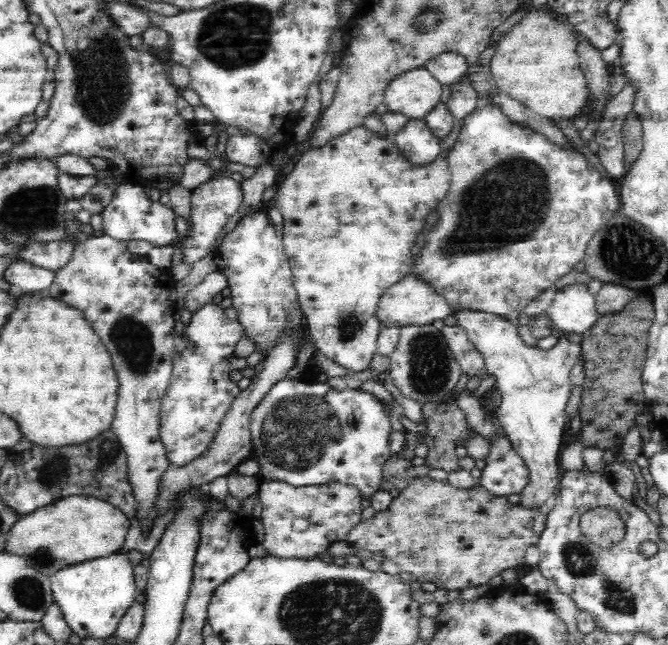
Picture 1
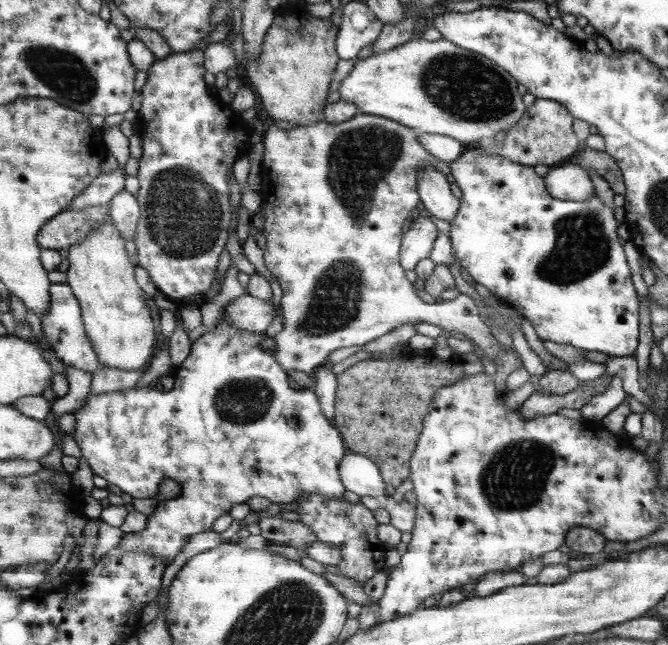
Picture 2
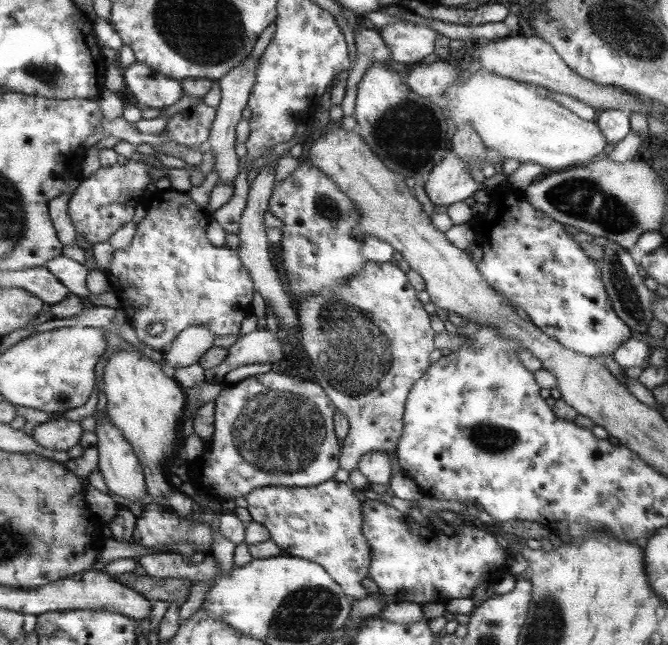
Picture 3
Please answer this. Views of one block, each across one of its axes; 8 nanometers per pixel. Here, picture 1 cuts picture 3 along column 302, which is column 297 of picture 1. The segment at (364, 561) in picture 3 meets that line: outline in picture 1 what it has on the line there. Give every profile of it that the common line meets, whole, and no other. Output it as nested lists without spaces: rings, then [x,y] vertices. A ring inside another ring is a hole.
[[[263,480],[259,484],[258,497],[262,501],[263,511],[256,524],[259,530],[259,541],[270,556],[283,559],[314,560],[320,559],[332,544],[347,540],[348,533],[363,521],[362,500],[360,491],[349,484],[330,483],[318,487],[294,487],[280,481]],[[294,520],[308,520],[308,527],[298,531],[294,529]]]

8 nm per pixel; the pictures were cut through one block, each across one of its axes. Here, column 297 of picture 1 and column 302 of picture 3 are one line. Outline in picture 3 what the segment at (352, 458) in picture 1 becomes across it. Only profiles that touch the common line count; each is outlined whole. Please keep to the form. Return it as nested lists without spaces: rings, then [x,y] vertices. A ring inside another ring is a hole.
[[[277,368],[249,376],[225,388],[214,398],[214,430],[198,459],[188,462],[189,481],[195,490],[219,501],[249,494],[255,488],[271,485],[312,487],[331,480],[339,469],[339,442],[333,434],[333,403],[313,380],[285,376]]]

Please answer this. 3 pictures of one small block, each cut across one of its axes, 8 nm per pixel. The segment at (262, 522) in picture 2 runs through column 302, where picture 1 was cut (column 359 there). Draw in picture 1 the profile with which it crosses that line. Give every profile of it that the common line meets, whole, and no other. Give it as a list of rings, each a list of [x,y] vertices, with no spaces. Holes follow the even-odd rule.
[[[426,476],[412,480],[397,498],[392,499],[388,509],[363,519],[348,533],[347,541],[358,550],[380,552],[397,564],[400,573],[410,574],[421,584],[431,582],[437,589],[464,591],[488,583],[491,577],[500,575],[506,568],[524,565],[525,552],[529,546],[538,544],[546,519],[546,513],[539,508],[524,508],[510,503],[507,497],[491,495],[480,484],[462,489],[448,481],[432,480]]]

